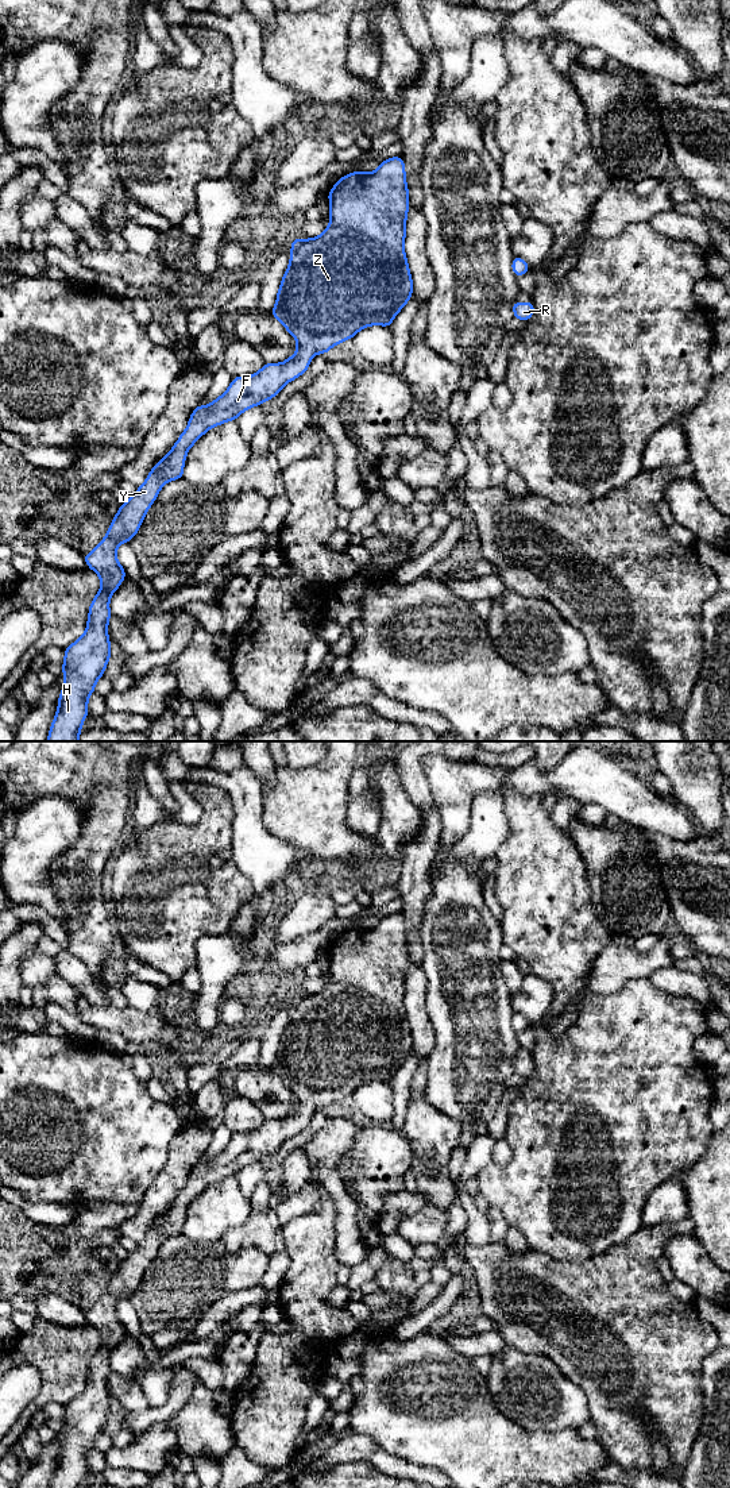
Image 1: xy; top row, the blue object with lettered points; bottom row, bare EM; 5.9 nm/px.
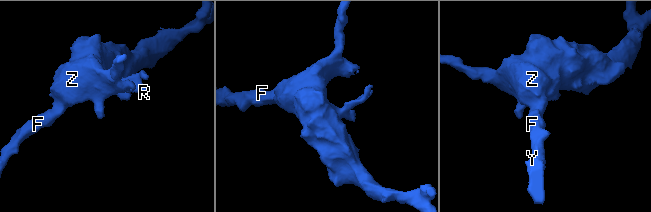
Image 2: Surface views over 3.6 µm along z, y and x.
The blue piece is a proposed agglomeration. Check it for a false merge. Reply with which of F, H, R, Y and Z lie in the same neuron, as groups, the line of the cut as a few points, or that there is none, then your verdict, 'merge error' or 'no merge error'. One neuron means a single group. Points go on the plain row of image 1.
F H R Y Z | no cut | no merge error

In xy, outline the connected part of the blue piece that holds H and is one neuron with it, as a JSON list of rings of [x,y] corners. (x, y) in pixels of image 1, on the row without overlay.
[[[393,913],[383,917],[374,929],[358,926],[341,933],[329,947],[328,953],[331,980],[320,992],[293,995],[290,1019],[271,1067],[273,1072],[294,1092],[296,1110],[283,1119],[266,1119],[254,1132],[233,1133],[225,1149],[206,1163],[198,1161],[170,1208],[154,1222],[136,1249],[119,1264],[101,1299],[84,1311],[88,1323],[99,1330],[101,1344],[90,1360],[85,1389],[65,1404],[62,1418],[65,1441],[50,1488],[81,1488],[82,1485],[88,1472],[88,1454],[94,1449],[96,1438],[104,1431],[111,1412],[109,1354],[127,1333],[116,1314],[116,1306],[136,1291],[162,1242],[169,1237],[182,1235],[189,1204],[208,1186],[236,1176],[248,1164],[275,1153],[286,1140],[308,1126],[313,1111],[327,1110],[333,1102],[354,1094],[364,1083],[390,1083],[395,1071],[408,1060],[413,1049],[413,1037],[403,1007],[409,945],[402,914]]]

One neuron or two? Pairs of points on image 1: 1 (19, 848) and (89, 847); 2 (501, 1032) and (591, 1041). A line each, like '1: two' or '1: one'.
1: two
2: two

